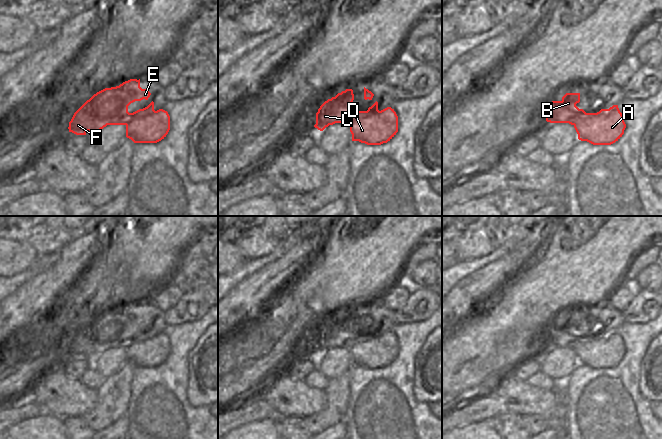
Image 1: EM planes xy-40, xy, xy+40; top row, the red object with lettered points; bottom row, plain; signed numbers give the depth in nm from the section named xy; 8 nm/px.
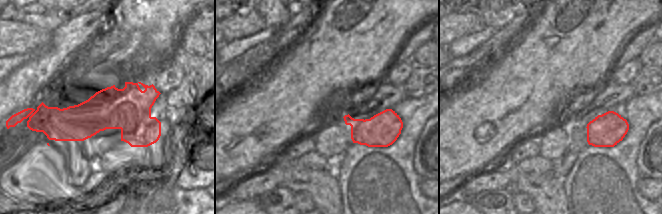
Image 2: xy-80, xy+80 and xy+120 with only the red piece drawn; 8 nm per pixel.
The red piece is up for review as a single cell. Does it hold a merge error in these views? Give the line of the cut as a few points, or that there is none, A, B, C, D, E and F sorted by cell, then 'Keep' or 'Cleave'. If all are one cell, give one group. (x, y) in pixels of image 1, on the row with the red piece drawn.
Split along xy (380, 111), (370, 116), (357, 118), (349, 126). Groups: A D / B C E F. Cleave

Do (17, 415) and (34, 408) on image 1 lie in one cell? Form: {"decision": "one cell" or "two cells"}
{"decision": "one cell"}

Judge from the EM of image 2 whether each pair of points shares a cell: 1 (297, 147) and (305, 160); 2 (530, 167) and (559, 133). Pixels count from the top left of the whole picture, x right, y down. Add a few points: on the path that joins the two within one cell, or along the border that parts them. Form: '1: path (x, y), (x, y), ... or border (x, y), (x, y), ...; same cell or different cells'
1: border (314, 150), (303, 154), (296, 160); different cells
2: border (539, 154), (554, 163); different cells

